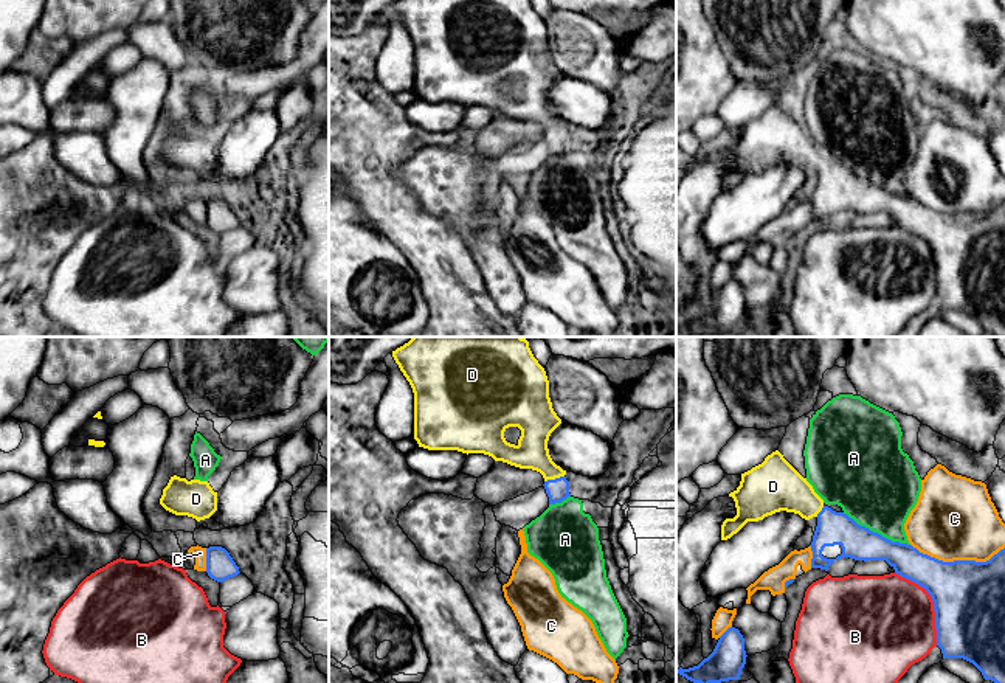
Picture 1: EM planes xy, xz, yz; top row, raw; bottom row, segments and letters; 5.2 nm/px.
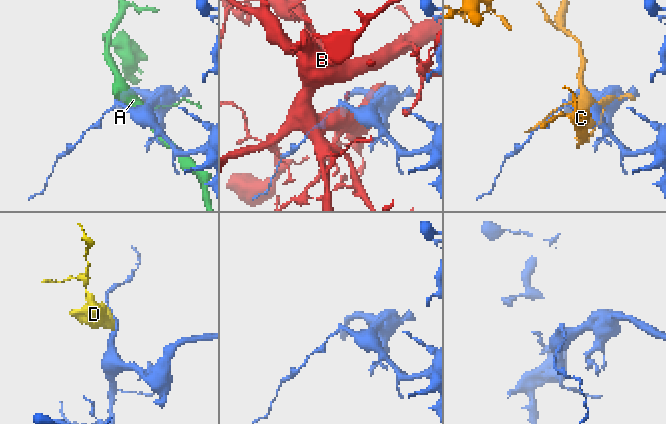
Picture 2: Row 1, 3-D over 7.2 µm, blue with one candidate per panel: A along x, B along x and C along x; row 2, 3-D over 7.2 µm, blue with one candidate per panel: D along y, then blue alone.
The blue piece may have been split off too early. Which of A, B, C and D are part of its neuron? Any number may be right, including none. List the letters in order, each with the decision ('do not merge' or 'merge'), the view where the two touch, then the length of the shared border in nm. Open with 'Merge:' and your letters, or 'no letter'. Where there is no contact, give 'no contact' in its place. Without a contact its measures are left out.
Merge: D
A: do not merge; meets blue in yz; contact 400 nm long
B: do not merge; meets blue in yz; contact 440 nm long
C: do not merge; meets blue in yz; contact 480 nm long
D: merge; meets blue in xz; contact 110 nm long

